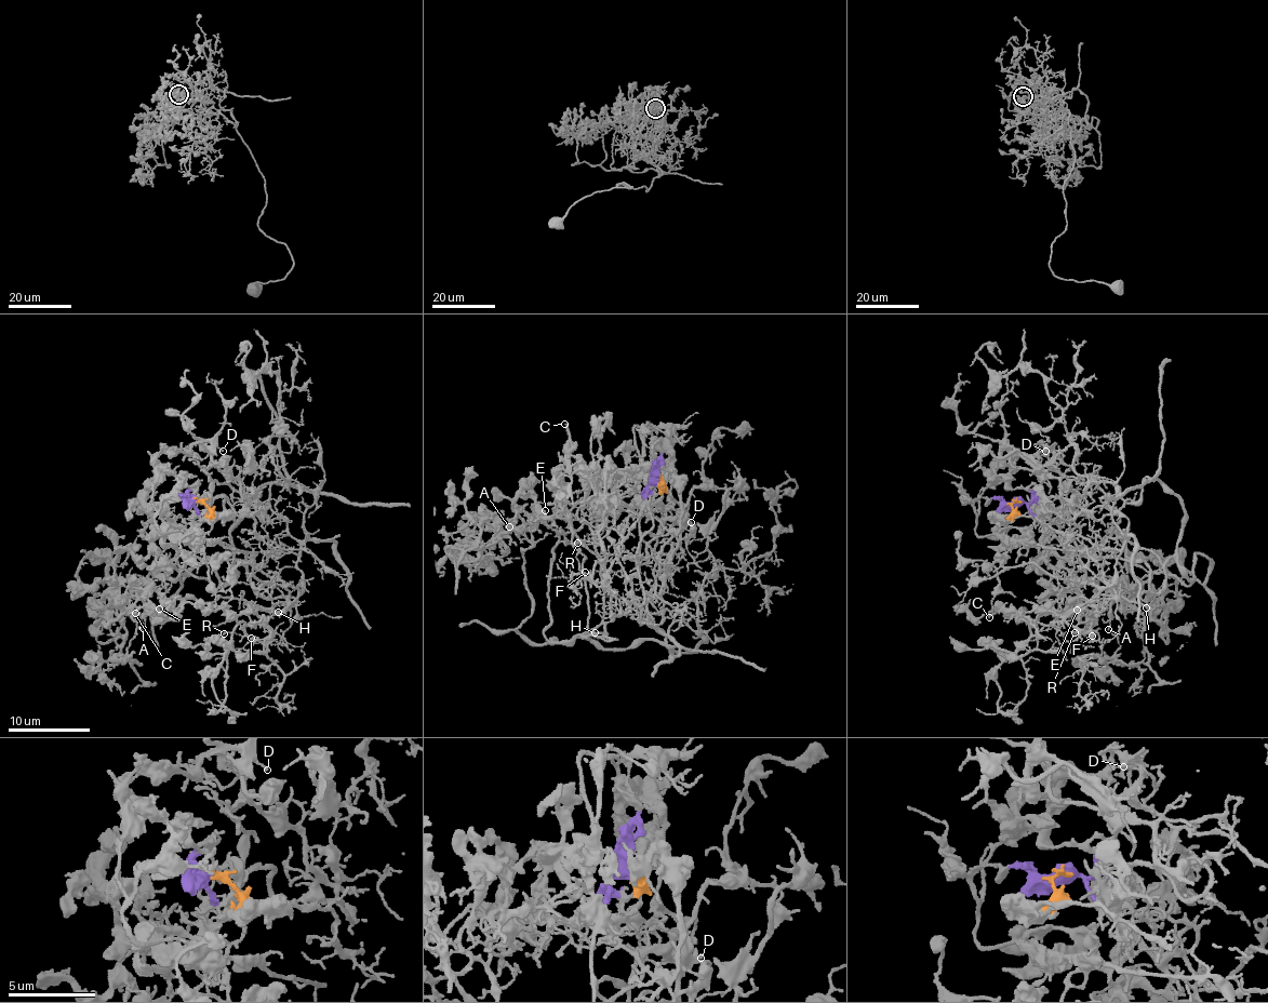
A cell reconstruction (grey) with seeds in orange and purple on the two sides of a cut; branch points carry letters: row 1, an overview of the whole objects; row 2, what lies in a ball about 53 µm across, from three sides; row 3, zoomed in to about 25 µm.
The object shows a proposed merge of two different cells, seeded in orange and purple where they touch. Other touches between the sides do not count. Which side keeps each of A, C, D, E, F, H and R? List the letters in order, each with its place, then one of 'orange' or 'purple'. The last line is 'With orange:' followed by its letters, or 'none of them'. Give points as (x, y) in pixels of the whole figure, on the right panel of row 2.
A: place (1108, 629); purple
C: place (989, 617); purple
D: place (1045, 451); purple
E: place (1077, 610); purple
F: place (1092, 636); orange
H: place (1146, 607); purple
R: place (1075, 632); orange
With orange: F, R

